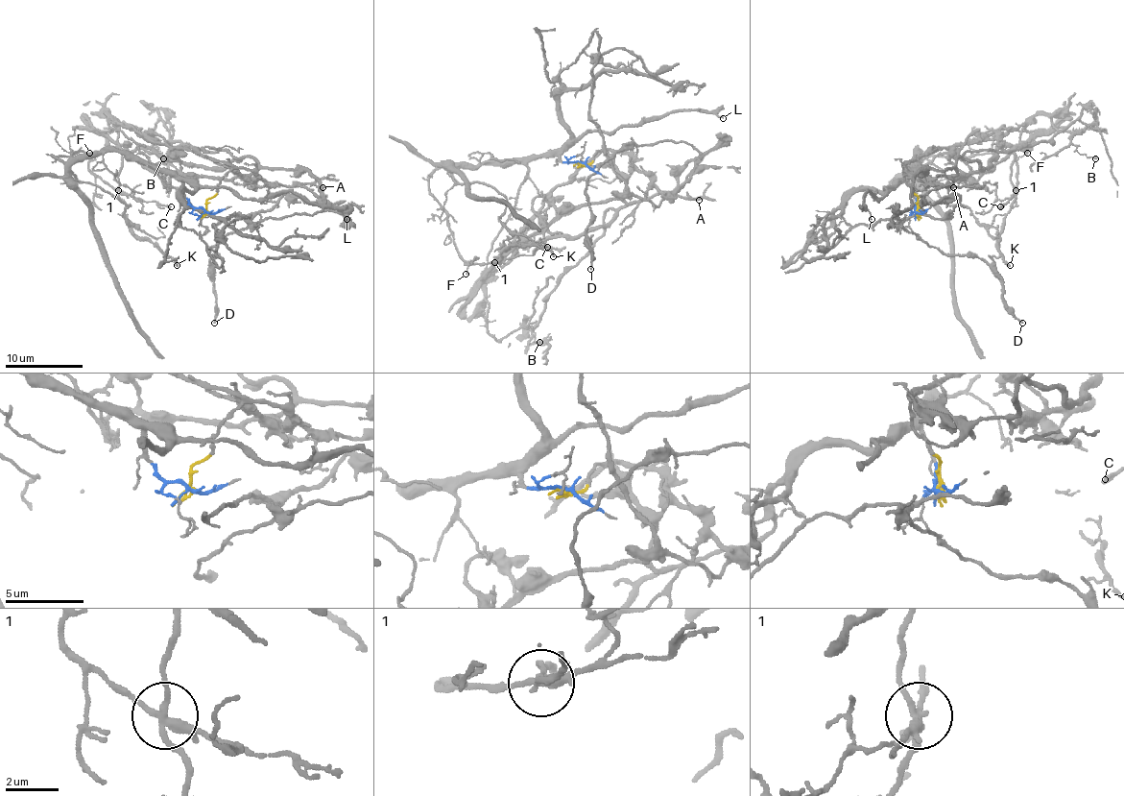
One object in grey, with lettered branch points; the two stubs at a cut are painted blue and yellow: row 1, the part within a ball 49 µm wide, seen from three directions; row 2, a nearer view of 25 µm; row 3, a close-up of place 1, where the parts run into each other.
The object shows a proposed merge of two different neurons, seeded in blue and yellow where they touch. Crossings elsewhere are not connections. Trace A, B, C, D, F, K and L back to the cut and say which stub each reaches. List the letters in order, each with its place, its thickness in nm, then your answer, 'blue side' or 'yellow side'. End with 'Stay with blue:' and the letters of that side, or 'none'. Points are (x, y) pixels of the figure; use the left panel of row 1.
A: place (322, 187); calibre 120 nm; yellow side
B: place (163, 158); calibre 130 nm; yellow side
C: place (171, 206); calibre 160 nm; blue side
D: place (214, 323); calibre 140 nm; yellow side
F: place (89, 153); calibre 140 nm; blue side
K: place (177, 265); calibre 240 nm; yellow side
L: place (346, 219); calibre 120 nm; blue side
Stay with blue: C, F, L

